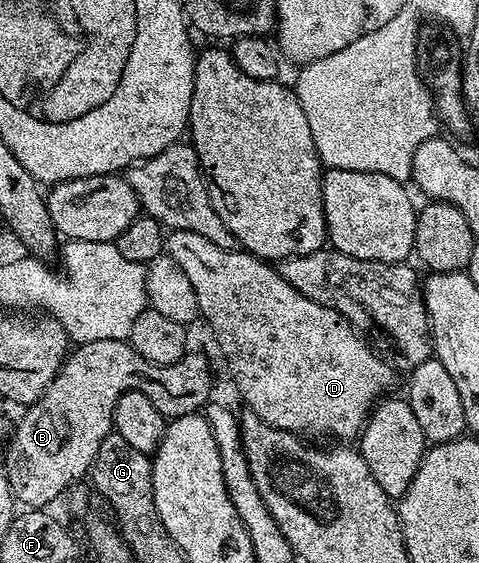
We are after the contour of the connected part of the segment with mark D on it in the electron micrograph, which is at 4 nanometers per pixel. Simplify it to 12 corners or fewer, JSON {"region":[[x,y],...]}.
{"region":[[172,230],[248,412],[356,438],[395,370],[270,262]]}

